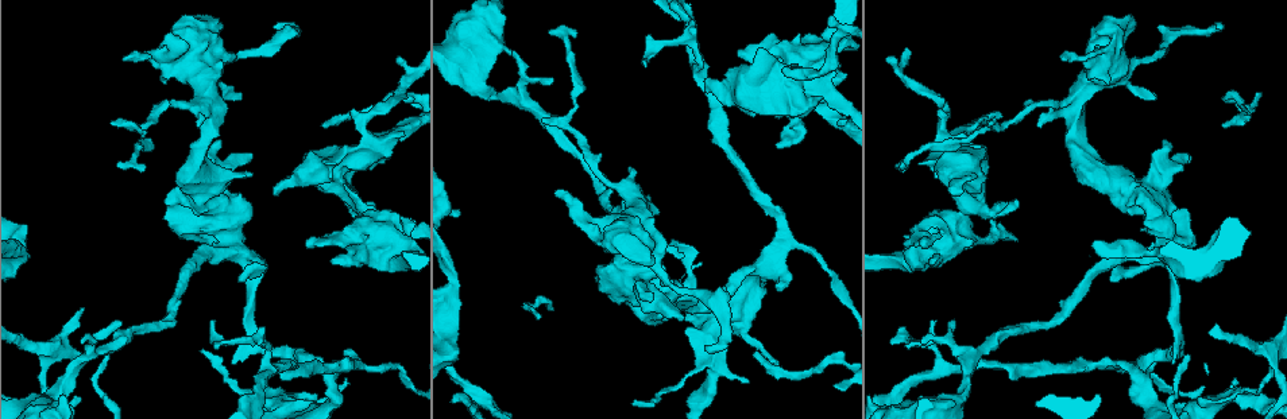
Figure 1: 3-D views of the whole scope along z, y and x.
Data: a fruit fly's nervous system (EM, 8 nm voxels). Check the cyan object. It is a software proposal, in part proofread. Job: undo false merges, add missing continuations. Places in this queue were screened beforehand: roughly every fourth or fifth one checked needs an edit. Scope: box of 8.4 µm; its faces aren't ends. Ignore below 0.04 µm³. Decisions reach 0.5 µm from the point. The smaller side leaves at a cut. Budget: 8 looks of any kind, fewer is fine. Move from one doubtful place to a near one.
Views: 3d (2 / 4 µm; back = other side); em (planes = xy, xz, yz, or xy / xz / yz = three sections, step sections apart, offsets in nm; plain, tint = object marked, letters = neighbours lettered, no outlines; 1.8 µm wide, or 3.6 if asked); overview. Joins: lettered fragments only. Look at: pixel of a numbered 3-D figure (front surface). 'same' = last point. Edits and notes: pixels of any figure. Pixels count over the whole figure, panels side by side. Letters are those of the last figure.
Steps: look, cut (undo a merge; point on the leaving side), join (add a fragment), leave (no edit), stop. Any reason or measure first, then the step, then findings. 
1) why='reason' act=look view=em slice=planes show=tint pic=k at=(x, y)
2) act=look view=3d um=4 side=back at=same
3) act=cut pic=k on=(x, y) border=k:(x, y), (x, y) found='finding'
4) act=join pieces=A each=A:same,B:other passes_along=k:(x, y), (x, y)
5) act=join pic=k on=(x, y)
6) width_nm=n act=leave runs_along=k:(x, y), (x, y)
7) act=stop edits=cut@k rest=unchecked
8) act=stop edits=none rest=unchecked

why='calibre changes' act=look view=3d um=4 pic=1 at=(364, 136)

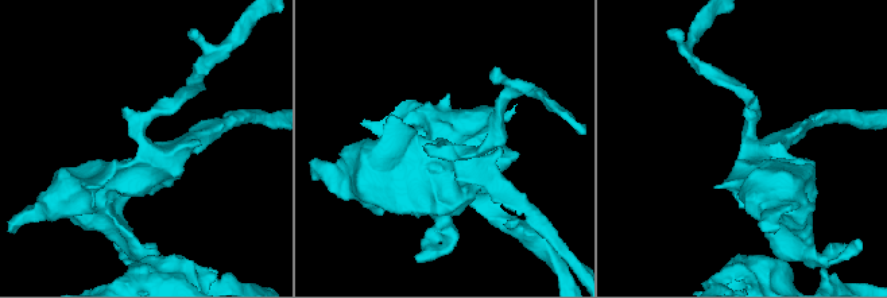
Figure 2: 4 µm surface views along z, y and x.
act=look view=em slice=planes show=letters pic=2 at=(446, 150)

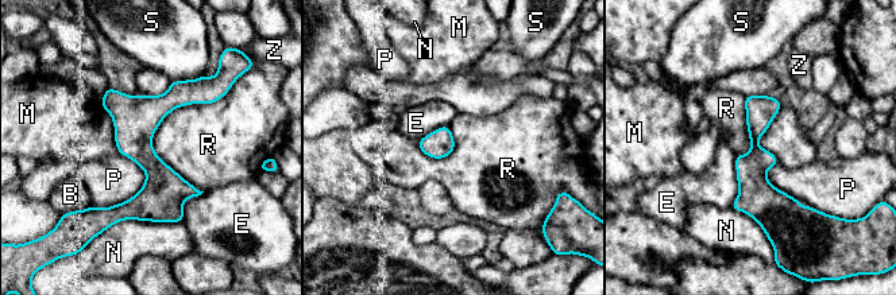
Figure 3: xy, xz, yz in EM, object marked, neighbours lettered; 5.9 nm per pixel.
act=leave each=B:other,E:other,M:other,N:other,P:other,R:other,S:other,Z:other runs_along=3:(203, 84), (145, 125), (151, 189), (109, 214) found='continuous, no second neuron'

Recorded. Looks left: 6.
why='an open end' act=look view=3d um=4 pic=1 at=(1014, 202)

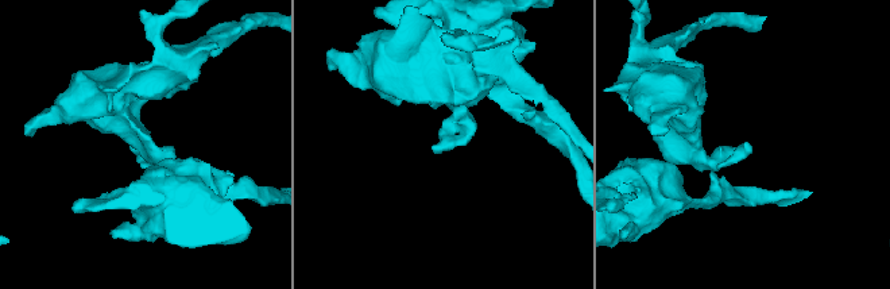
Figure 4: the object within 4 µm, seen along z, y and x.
act=look view=em slice=xy step=4 show=letters pic=4 at=(742, 145)

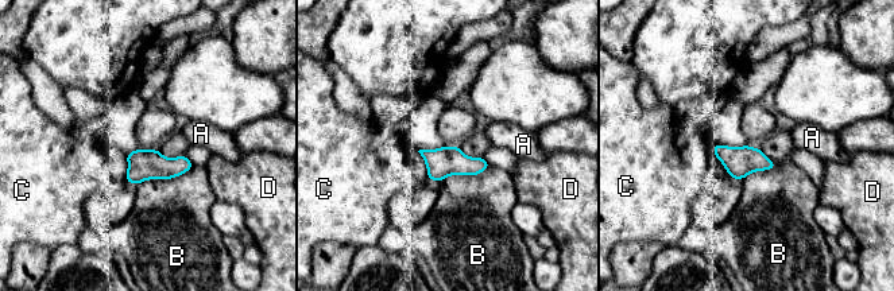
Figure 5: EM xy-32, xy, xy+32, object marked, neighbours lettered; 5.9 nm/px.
act=look view=em slice=planes show=letters at=same

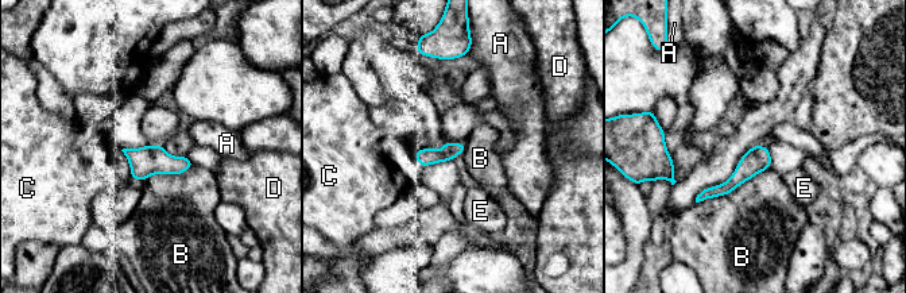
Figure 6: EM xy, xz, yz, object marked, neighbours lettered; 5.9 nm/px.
longest_contact=B:320nm act=leave each=A:other,B:other,C:other,D:other,E:other runs_along=6:(766, 153), (730, 185), (700, 197) found='no lettered fragment goes on from it'

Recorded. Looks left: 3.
why='three-way junction' act=look view=3d um=4 pic=1 at=(782, 228)

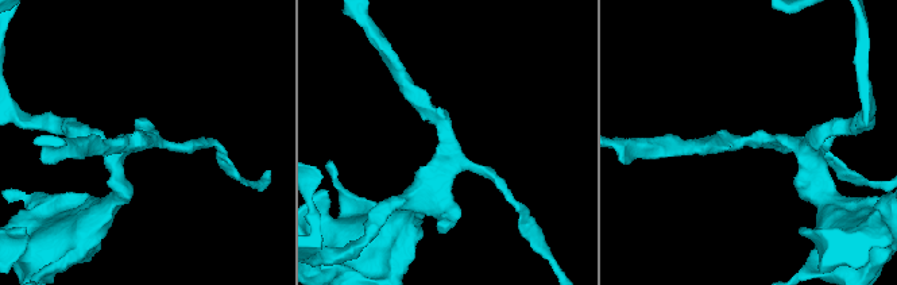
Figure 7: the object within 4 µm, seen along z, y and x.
arms=3 act=look view=em slice=planes show=letters pic=7 at=(148, 138)

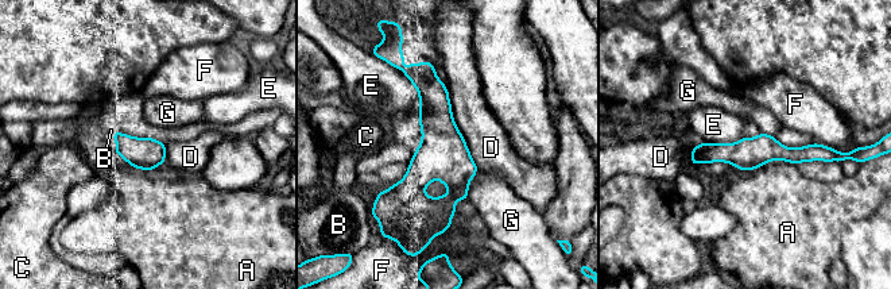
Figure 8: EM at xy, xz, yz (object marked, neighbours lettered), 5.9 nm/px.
width_nm=190 act=leave each=A:other,B:other,C:other,D:other,E:other,F:other,G:other runs_along=8:(427, 69), (453, 166), (441, 228) found='continuous, no second neuron'

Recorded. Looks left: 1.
act=stop edits=none rest=unchecked

